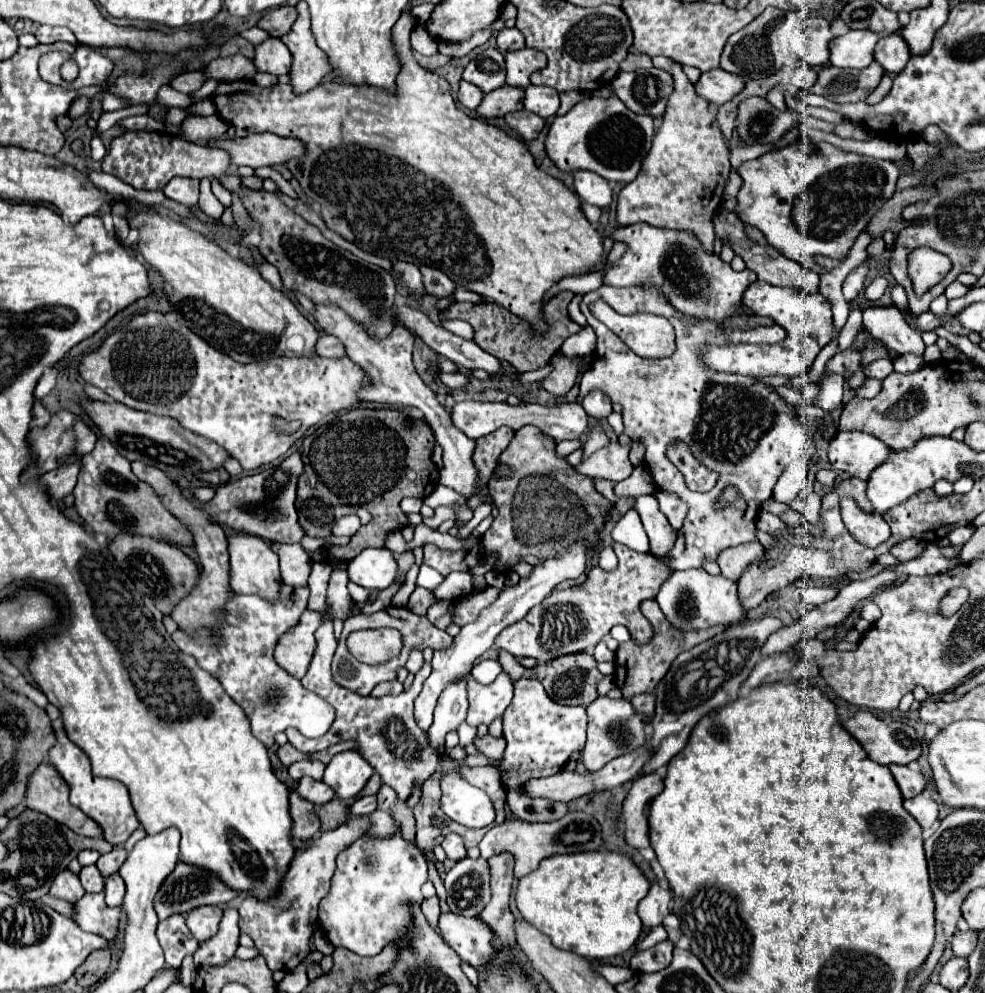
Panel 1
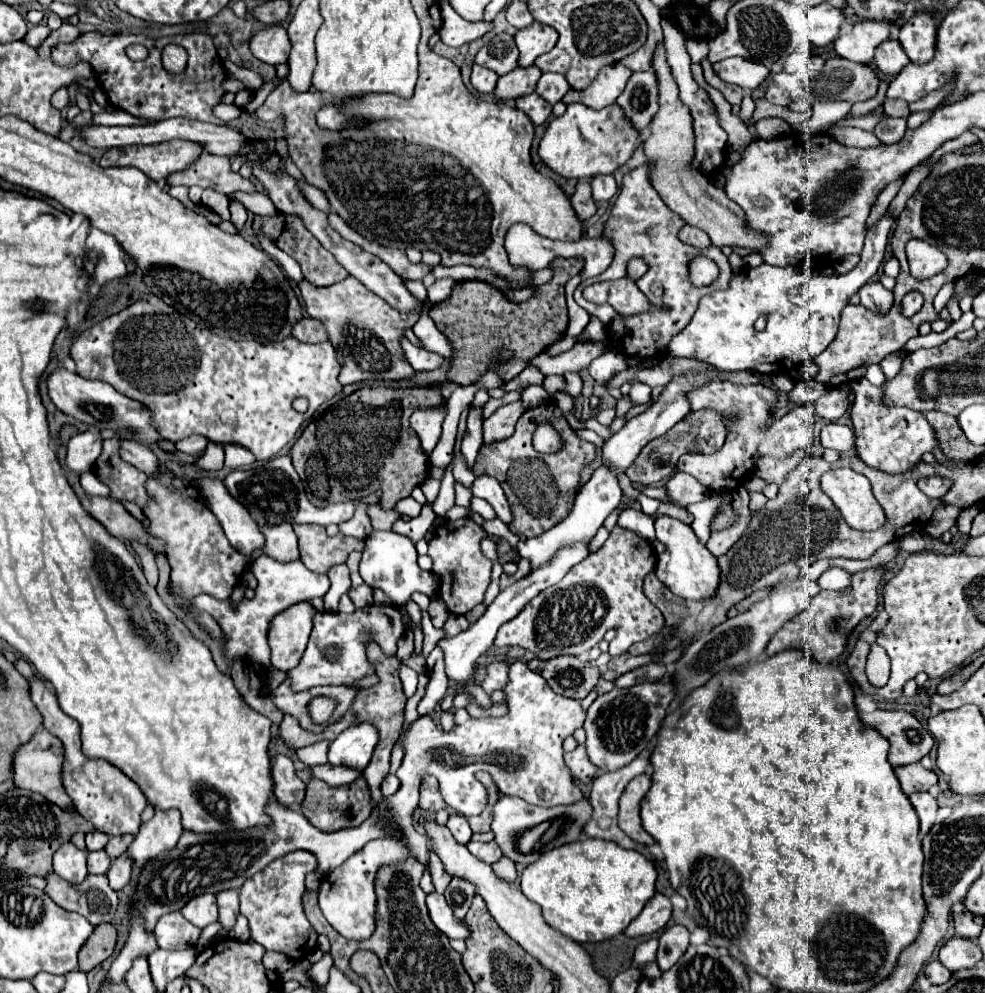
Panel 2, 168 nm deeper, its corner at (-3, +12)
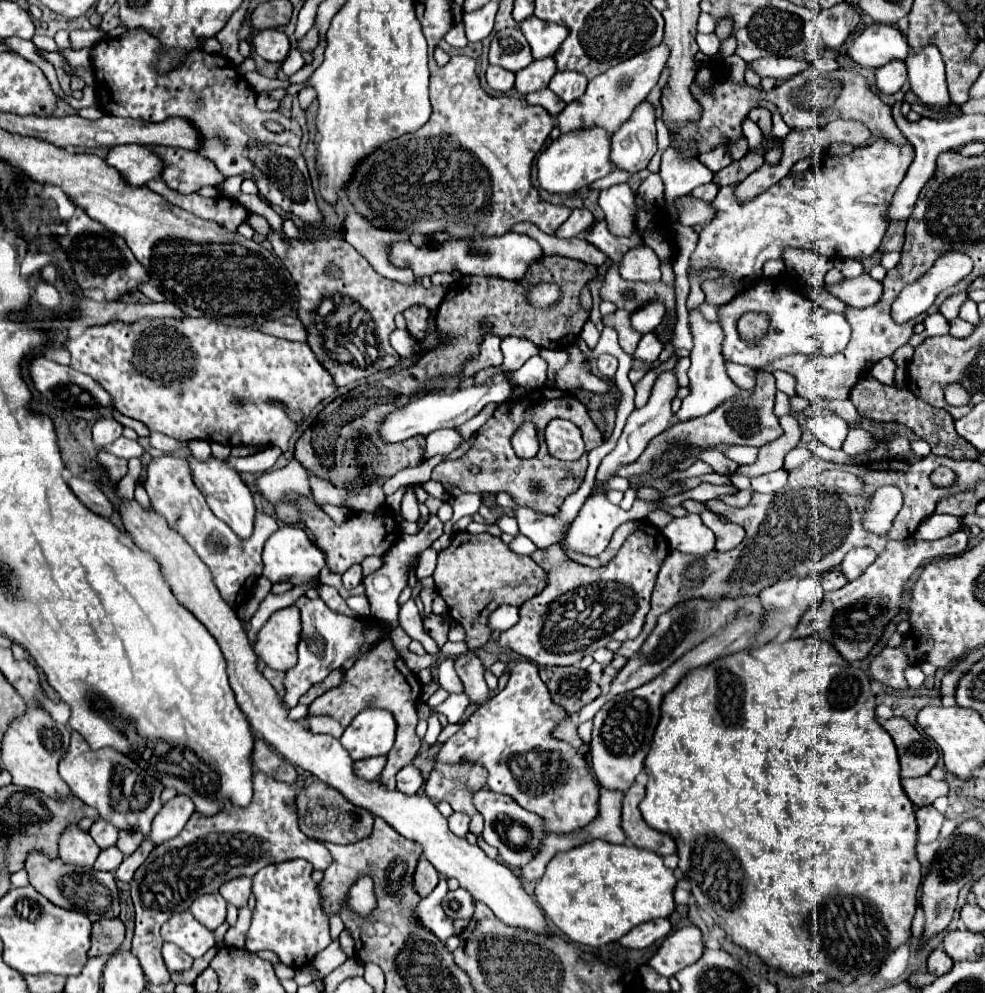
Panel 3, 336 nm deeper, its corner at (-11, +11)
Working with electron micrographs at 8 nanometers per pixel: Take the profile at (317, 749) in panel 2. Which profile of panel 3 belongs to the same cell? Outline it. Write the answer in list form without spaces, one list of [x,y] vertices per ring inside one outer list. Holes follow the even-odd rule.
[[[320,715],[320,717],[310,717],[308,719],[308,725],[310,725],[310,729],[314,731],[314,733],[328,733],[328,735],[332,735],[332,737],[342,737],[342,733],[344,733],[344,727],[336,721],[336,719],[332,719],[332,717],[328,717],[328,715]]]

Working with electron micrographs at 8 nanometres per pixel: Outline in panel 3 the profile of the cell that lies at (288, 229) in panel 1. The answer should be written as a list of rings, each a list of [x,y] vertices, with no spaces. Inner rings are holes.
[[[152,145],[150,149],[162,161],[160,177],[178,193],[196,193],[200,187],[218,185],[224,179],[216,165],[204,157],[198,157],[196,151],[164,145]]]

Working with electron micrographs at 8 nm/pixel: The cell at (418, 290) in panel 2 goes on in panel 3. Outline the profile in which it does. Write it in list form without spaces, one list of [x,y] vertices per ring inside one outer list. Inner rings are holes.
[[[354,209],[348,211],[348,217],[344,221],[344,239],[372,265],[372,269],[386,277],[400,283],[416,283],[418,277],[410,269],[394,267],[388,259],[390,243],[408,239],[406,233],[396,233],[388,229],[378,229],[370,221],[366,221],[362,215],[358,215]]]

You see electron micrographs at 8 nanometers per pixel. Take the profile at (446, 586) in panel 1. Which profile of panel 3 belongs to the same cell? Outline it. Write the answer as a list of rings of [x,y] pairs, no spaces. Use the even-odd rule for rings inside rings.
[[[430,515],[428,523],[424,525],[424,529],[422,529],[420,533],[416,533],[416,535],[406,535],[406,533],[402,533],[402,535],[400,535],[400,539],[390,547],[390,553],[384,555],[384,567],[382,567],[382,569],[378,569],[378,571],[374,571],[372,575],[364,577],[362,585],[364,585],[366,597],[368,597],[368,601],[370,601],[372,617],[374,617],[380,625],[384,625],[384,627],[388,627],[388,629],[396,629],[396,627],[398,627],[398,611],[400,611],[398,597],[400,597],[402,589],[404,589],[406,583],[408,583],[408,571],[410,571],[412,559],[414,559],[414,555],[422,553],[422,549],[430,547],[442,533],[444,533],[444,523],[442,523],[436,515]]]

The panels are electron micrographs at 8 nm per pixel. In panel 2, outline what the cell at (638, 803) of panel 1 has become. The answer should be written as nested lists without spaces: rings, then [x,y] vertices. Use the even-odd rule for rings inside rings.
[[[640,774],[634,780],[630,780],[630,784],[626,786],[622,798],[620,798],[620,814],[618,814],[618,824],[620,828],[634,840],[640,844],[654,844],[654,838],[642,828],[640,822],[640,800],[644,798],[644,794],[650,790],[652,780],[648,774]]]

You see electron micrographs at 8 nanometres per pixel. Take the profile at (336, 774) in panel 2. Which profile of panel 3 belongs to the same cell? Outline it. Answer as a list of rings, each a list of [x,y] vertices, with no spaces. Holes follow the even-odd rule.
[[[378,755],[378,757],[370,757],[366,761],[356,761],[354,763],[354,769],[358,769],[358,775],[360,777],[366,777],[366,779],[378,779],[382,769],[386,765],[386,755]]]

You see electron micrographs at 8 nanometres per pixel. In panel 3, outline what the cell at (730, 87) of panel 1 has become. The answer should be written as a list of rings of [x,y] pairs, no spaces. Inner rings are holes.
[[[764,57],[764,59],[752,61],[750,65],[760,77],[774,77],[778,81],[790,79],[792,75],[798,75],[800,71],[810,67],[808,61],[794,59],[794,57]]]

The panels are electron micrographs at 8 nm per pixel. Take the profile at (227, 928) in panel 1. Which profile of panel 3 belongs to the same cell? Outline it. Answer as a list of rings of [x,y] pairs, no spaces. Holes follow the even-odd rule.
[[[236,877],[236,879],[226,881],[226,883],[220,885],[220,895],[222,895],[228,903],[236,905],[238,909],[248,903],[250,891],[252,891],[252,879],[250,879],[250,877]]]

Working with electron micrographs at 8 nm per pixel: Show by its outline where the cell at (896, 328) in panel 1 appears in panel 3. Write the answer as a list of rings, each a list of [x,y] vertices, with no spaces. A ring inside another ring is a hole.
[[[862,273],[854,279],[842,279],[836,285],[824,285],[824,289],[850,307],[868,307],[878,301],[882,293],[882,283],[872,279],[868,273]]]

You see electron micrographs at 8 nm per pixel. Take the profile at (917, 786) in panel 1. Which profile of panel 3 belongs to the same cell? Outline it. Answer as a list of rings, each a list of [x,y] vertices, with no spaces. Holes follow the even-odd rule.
[[[930,775],[918,779],[902,779],[902,789],[918,809],[932,805],[942,795],[948,795],[948,783],[934,781]]]

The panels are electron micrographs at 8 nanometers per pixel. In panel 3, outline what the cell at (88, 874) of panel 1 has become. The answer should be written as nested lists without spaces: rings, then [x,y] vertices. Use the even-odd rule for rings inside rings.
[[[108,847],[108,849],[100,851],[100,855],[94,863],[94,869],[98,869],[98,871],[116,871],[118,865],[122,863],[122,859],[124,859],[124,855],[116,847]]]

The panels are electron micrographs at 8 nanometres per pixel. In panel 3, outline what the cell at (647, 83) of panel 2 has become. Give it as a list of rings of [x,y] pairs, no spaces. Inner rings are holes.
[[[648,101],[638,105],[638,113],[614,133],[610,143],[610,163],[616,169],[638,173],[648,167],[650,159],[658,151],[654,109]]]

